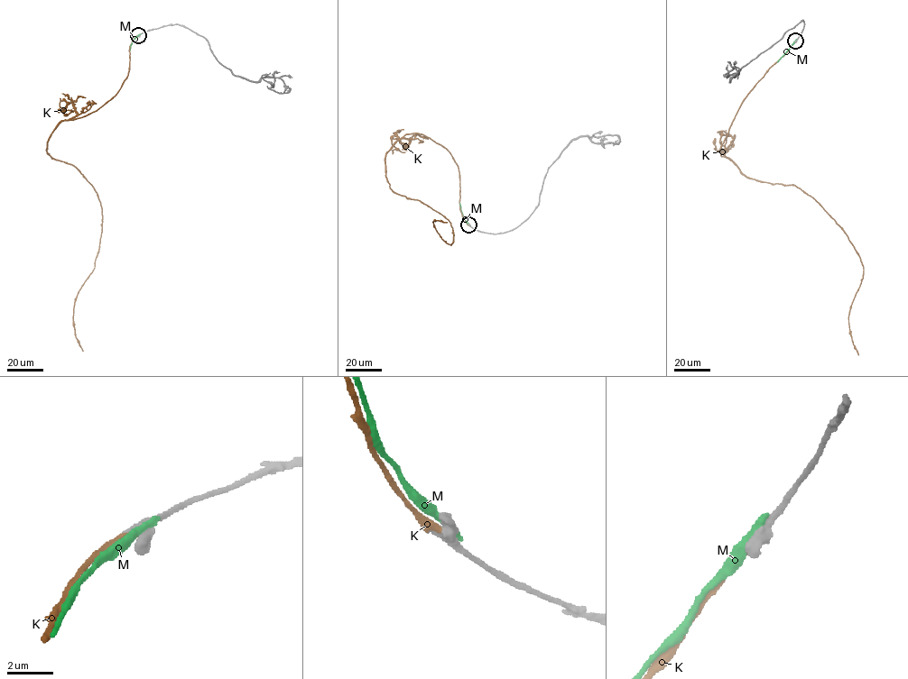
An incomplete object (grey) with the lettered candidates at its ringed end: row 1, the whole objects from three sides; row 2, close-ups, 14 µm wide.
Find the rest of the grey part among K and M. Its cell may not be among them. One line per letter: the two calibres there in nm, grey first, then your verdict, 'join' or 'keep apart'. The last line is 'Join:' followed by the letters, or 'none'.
K: calibres 700 and 320 nm; join
M: calibres 750 and 360 nm; keep apart
Join: K

